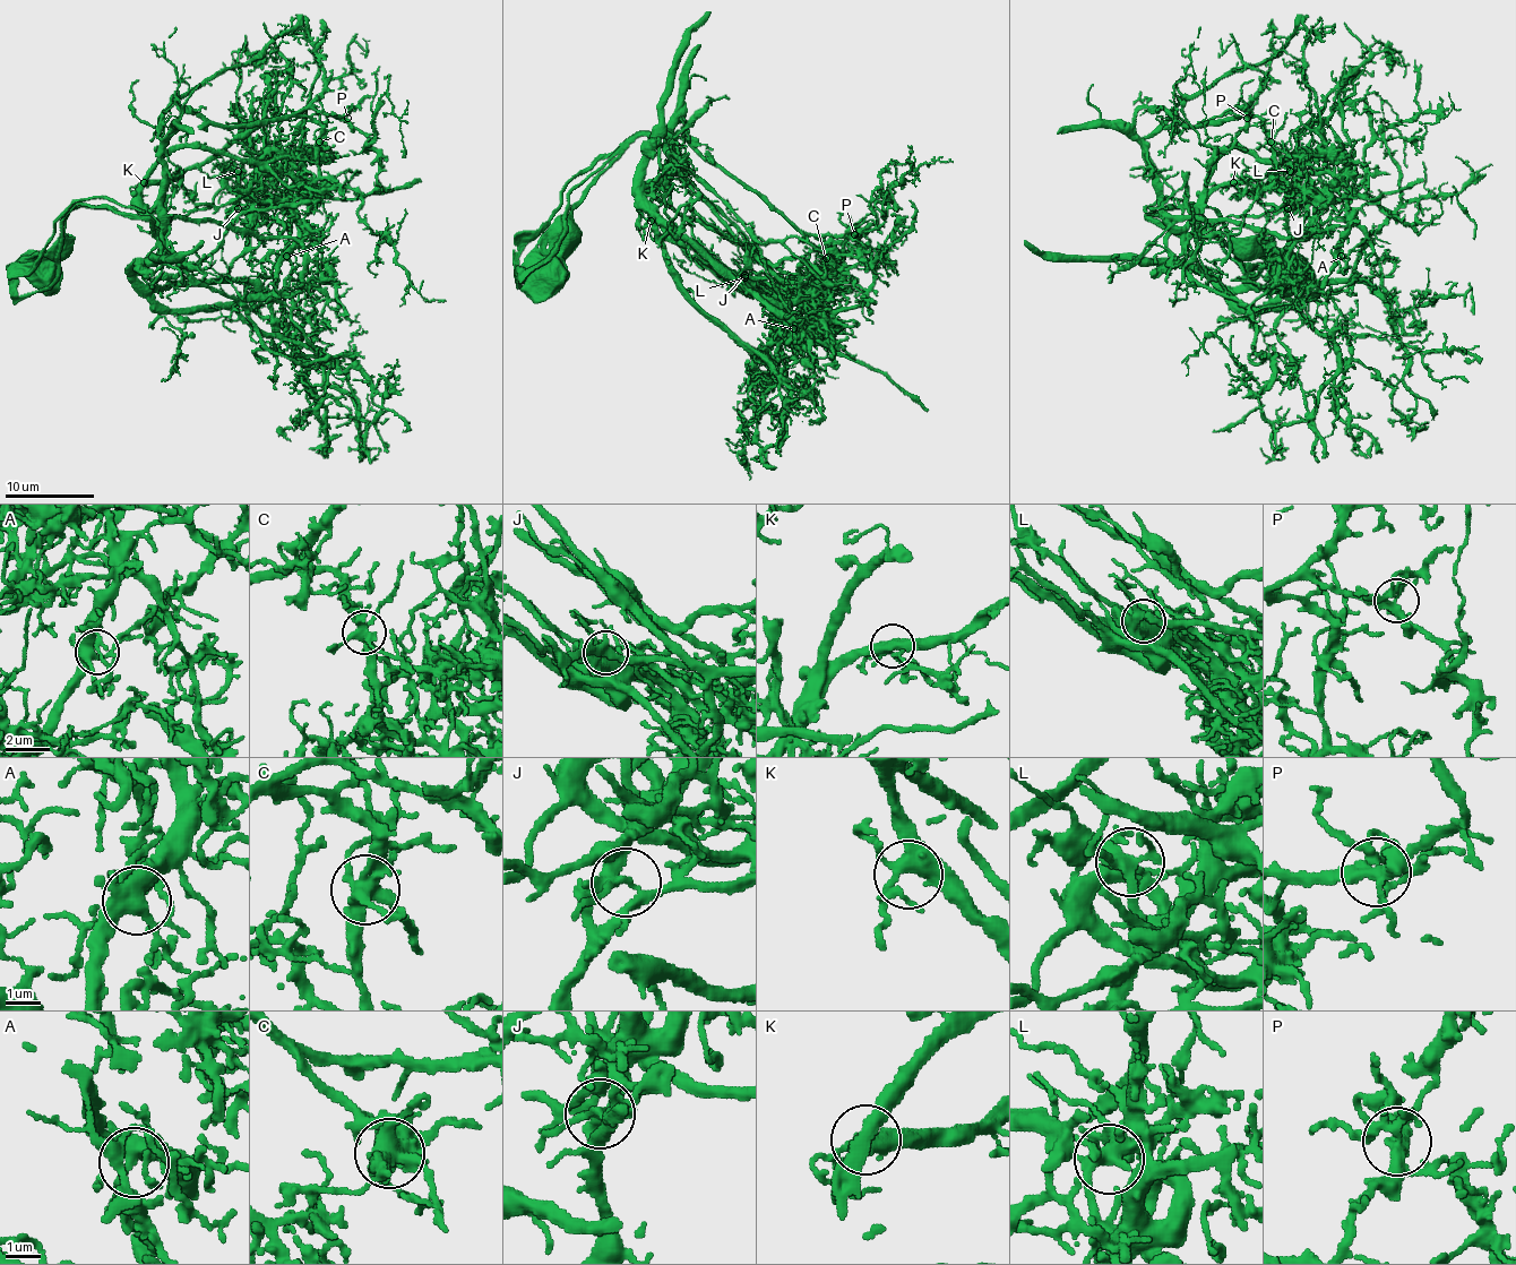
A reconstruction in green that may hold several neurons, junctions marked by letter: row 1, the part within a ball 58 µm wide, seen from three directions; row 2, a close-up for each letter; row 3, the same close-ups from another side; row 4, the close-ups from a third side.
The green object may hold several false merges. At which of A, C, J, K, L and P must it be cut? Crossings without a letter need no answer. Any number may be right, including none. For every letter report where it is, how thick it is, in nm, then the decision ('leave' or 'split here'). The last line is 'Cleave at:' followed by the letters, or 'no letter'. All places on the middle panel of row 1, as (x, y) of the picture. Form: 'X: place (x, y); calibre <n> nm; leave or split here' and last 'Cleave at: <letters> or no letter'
A: place (793, 328); calibre 400 nm; leave
C: place (826, 258); calibre 440 nm; split here
J: place (744, 275); calibre 340 nm; split here
K: place (651, 221); calibre 440 nm; leave
L: place (744, 277); calibre 360 nm; leave
P: place (854, 234); calibre 320 nm; leave
Cleave at: C, J

